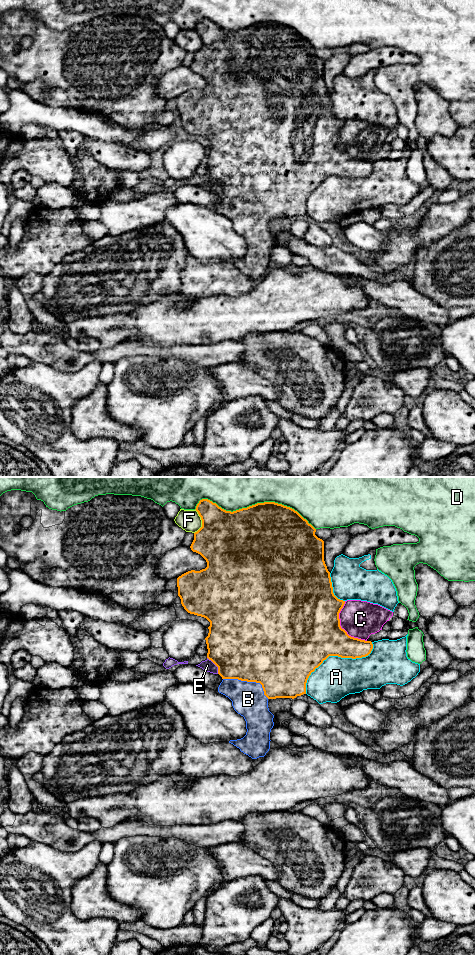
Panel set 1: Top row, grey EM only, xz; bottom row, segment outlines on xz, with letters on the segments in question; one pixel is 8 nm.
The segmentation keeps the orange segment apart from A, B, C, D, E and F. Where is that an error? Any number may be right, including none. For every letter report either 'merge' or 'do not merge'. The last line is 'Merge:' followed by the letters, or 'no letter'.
A: do not merge
B: merge
C: do not merge
D: do not merge
E: do not merge
F: do not merge
Merge: B

